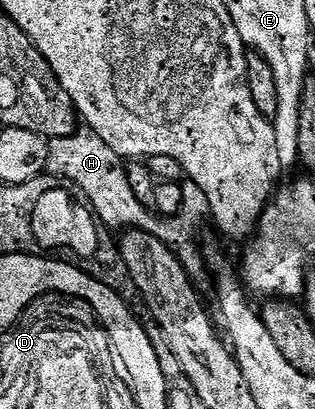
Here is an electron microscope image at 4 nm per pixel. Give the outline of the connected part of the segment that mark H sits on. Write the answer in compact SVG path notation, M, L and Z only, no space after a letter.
M87 128L77 129L69 138L51 139L48 164L52 174L63 179L65 183L73 182L78 189L84 190L88 197L87 205L105 227L116 232L145 230L147 234L153 234L158 240L175 249L176 257L180 259L189 278L199 280L206 274L205 259L202 254L200 258L200 250L196 247L196 225L200 222L200 213L205 213L208 201L198 184L190 181L183 183L184 209L175 218L165 218L147 210L142 204L138 204L133 189L127 184L125 159L118 152L114 152L114 148L110 148L110 144L102 140L102 136Z

